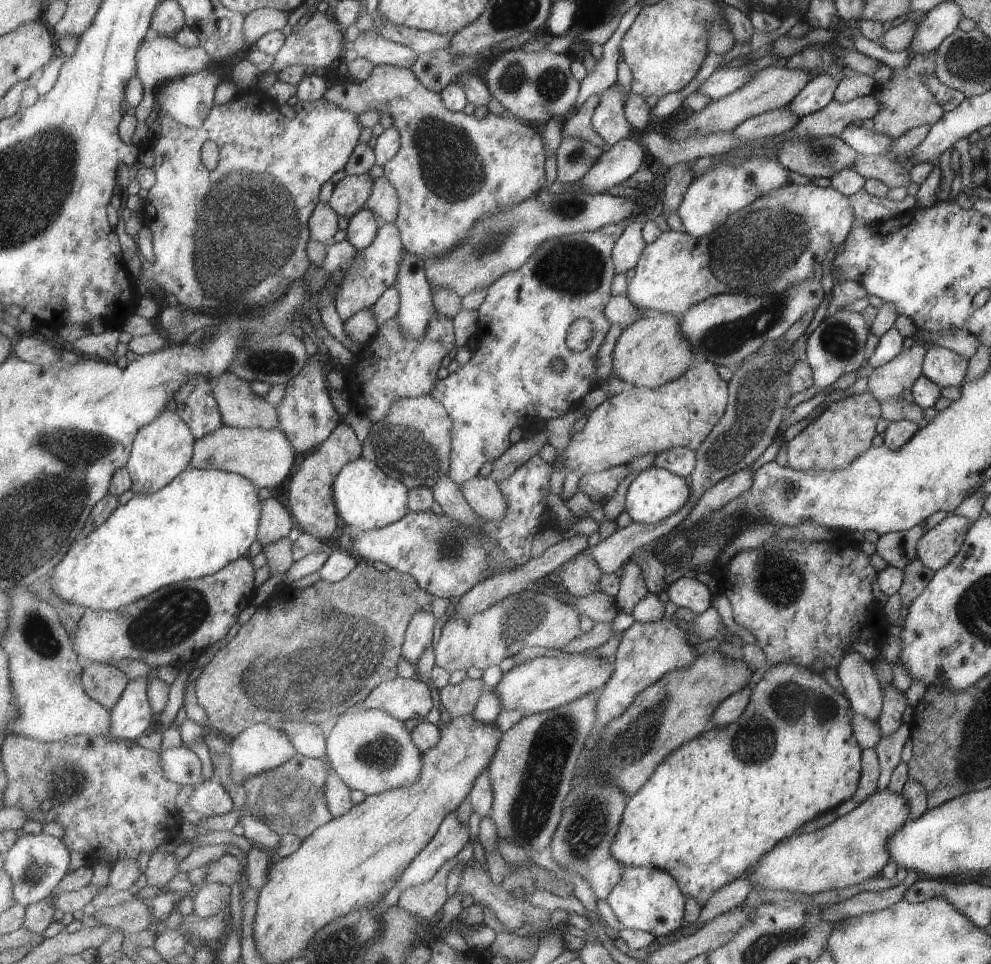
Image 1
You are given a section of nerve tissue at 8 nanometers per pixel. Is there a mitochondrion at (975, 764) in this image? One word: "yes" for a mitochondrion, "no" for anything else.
yes

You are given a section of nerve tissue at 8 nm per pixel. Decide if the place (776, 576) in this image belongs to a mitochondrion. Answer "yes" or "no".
yes

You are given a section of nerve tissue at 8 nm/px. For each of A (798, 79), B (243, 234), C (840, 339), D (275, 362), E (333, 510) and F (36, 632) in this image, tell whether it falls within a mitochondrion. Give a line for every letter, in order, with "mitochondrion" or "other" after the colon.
A: other
B: mitochondrion
C: mitochondrion
D: mitochondrion
E: other
F: mitochondrion

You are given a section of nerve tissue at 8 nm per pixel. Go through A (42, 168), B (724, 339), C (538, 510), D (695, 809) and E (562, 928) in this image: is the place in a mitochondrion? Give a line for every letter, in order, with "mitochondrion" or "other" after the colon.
A: mitochondrion
B: mitochondrion
C: other
D: other
E: other

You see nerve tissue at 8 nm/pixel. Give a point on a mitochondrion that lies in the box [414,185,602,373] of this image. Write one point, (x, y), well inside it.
(491, 242)

